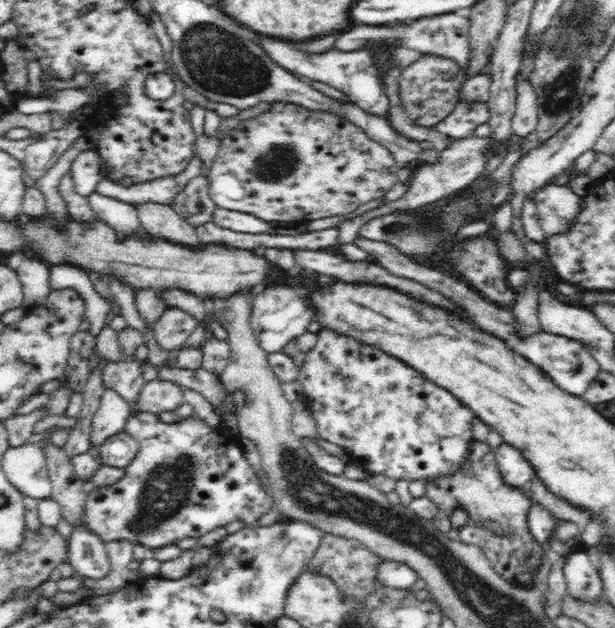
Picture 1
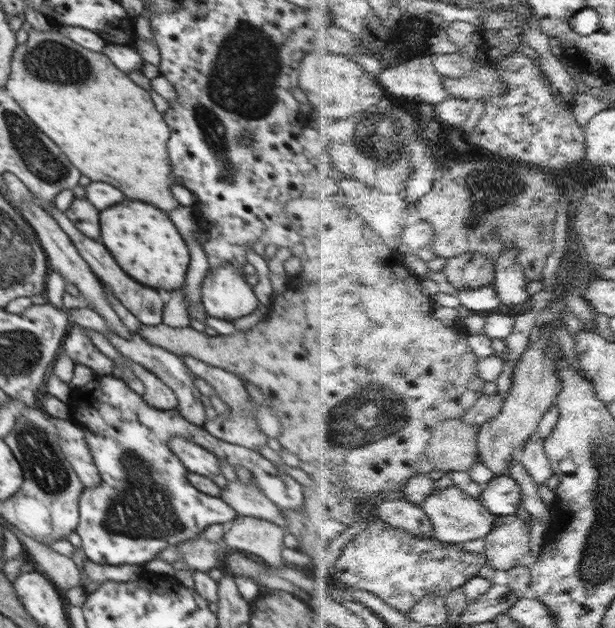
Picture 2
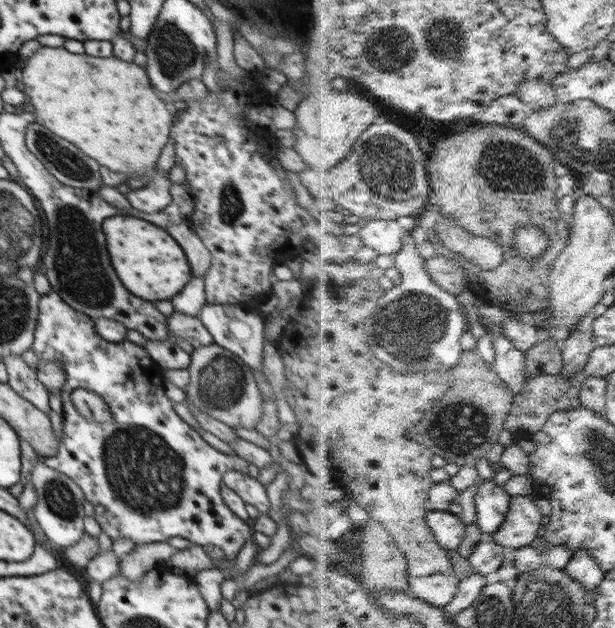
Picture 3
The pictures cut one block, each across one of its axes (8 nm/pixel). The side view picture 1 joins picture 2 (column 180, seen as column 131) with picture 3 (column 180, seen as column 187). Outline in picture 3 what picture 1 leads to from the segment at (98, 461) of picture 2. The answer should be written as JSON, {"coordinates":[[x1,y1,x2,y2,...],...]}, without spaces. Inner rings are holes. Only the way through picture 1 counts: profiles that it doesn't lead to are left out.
{"coordinates":[[54,290,41,297,39,308,32,348,39,362,62,362,66,376,60,389,64,420,62,440,57,455,45,457,44,464,56,472,65,473,78,484,85,499,94,506,100,528,113,541,128,538,135,546,140,546,167,542,174,536,180,536,202,547,218,546,224,552,222,561,234,562,240,549,252,536,250,526,236,516,221,497,223,475,232,470,259,479,259,467,236,454,228,455,216,450,176,414,173,403,165,396,164,370,150,359,142,346,126,339,112,343,98,337,93,330,95,320,70,308],[77,389,94,392,107,405,112,427,97,427,83,421,71,400,72,392]]}

